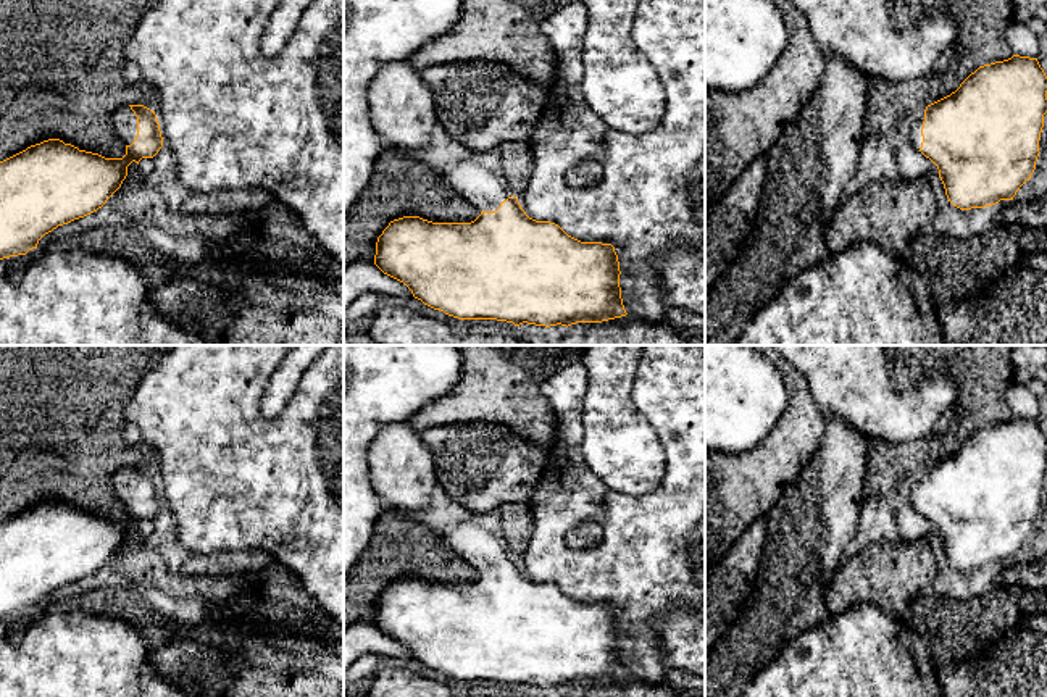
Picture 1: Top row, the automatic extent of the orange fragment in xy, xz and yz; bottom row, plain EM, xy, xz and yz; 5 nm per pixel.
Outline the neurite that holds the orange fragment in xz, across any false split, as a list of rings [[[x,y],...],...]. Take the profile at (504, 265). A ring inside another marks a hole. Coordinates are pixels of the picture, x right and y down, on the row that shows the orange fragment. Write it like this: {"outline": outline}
{"outline": [[[474,161],[434,168],[481,215],[471,223],[432,223],[403,216],[376,242],[374,265],[403,282],[415,298],[458,319],[497,319],[519,326],[571,326],[626,316],[619,261],[611,244],[581,242],[558,224],[526,215],[505,182]]]}

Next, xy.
{"outline": [[[144,105],[121,106],[113,115],[113,129],[126,145],[123,158],[105,158],[60,139],[48,139],[0,161],[0,260],[26,255],[58,226],[102,208],[121,187],[127,166],[153,158],[163,147],[158,118]]]}

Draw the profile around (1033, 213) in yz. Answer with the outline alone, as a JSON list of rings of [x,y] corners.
[[[1047,194],[1028,202],[1012,202],[999,210],[1000,224],[1021,223],[1031,227],[1047,229]]]

